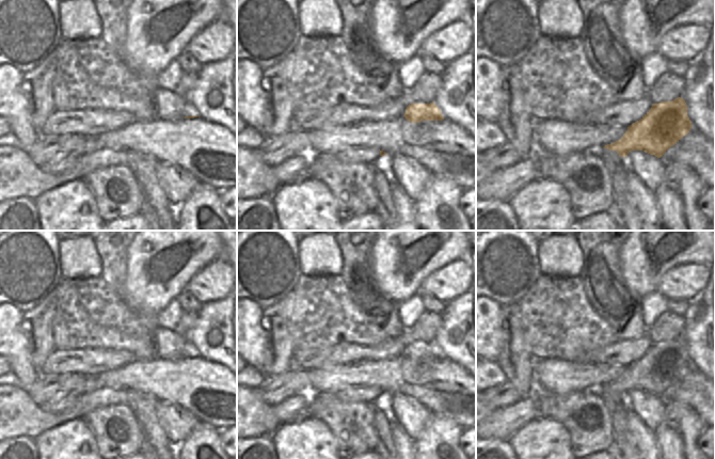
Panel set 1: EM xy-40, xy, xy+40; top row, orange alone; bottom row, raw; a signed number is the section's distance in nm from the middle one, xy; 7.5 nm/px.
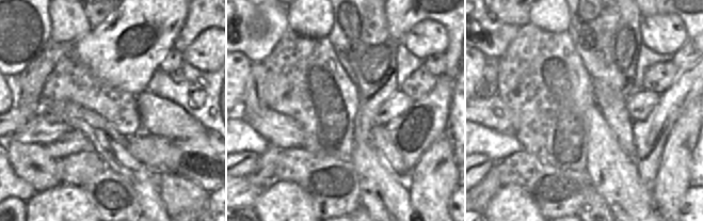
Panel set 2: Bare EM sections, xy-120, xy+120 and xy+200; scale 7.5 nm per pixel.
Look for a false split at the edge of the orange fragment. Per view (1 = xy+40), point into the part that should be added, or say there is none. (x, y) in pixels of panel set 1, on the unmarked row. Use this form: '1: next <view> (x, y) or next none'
1: next none

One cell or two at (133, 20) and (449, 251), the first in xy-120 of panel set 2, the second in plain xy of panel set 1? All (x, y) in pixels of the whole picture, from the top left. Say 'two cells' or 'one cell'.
one cell

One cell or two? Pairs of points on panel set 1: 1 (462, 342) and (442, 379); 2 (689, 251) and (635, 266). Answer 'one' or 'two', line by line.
1: two
2: one

